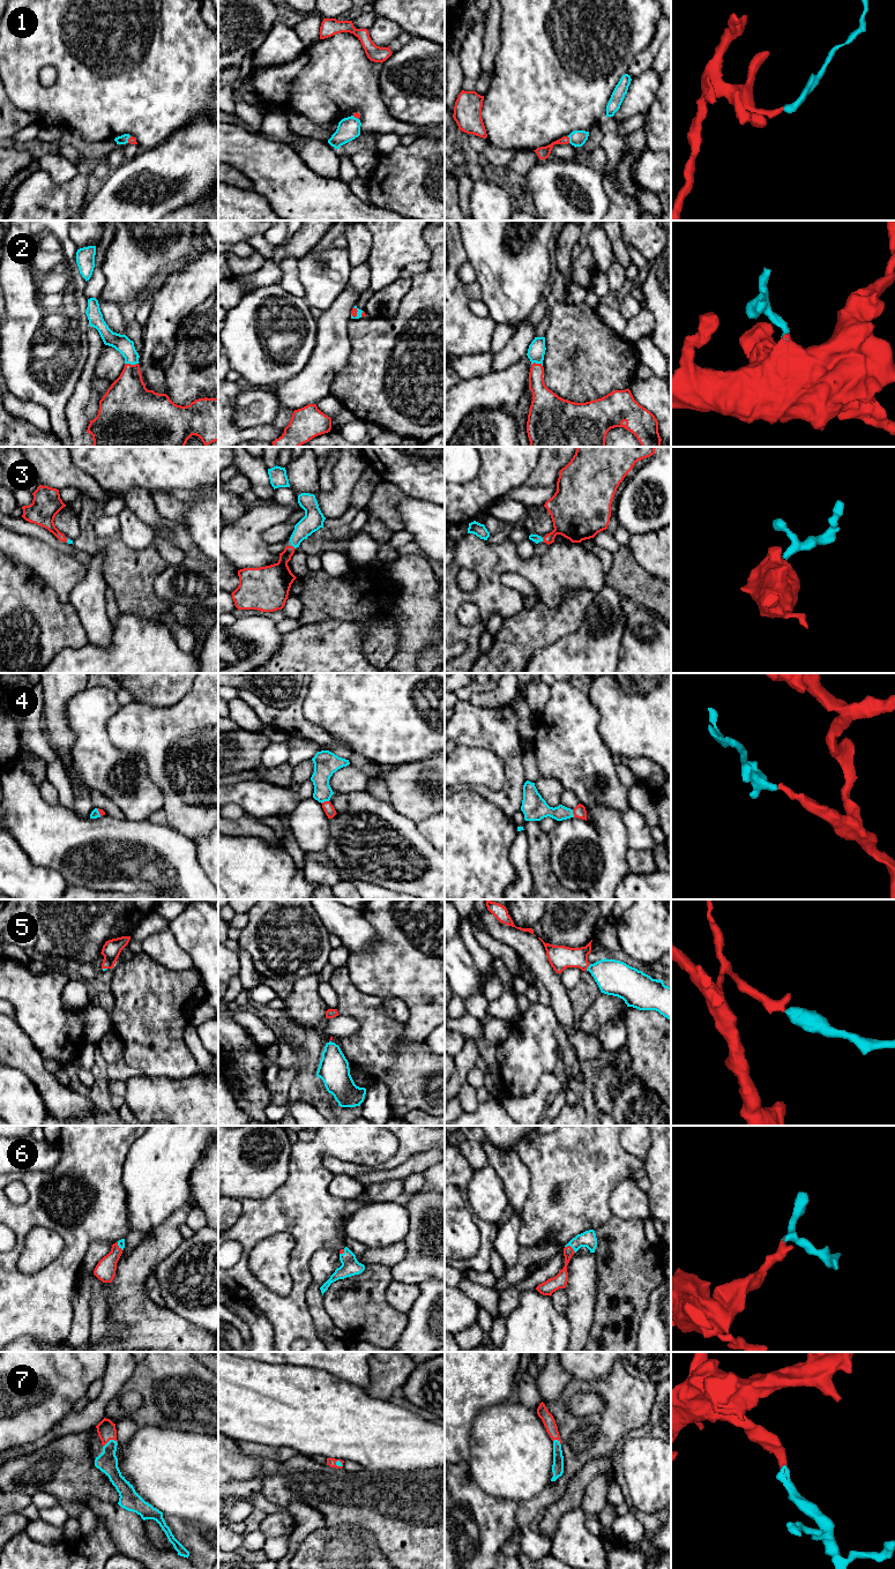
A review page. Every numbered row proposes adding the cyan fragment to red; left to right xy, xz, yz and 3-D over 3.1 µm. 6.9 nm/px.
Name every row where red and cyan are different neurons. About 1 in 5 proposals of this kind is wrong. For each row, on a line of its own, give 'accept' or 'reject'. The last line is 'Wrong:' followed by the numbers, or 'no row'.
1: accept
2: accept
3: accept
4: accept
5: accept
6: accept
7: accept
Wrong: no row

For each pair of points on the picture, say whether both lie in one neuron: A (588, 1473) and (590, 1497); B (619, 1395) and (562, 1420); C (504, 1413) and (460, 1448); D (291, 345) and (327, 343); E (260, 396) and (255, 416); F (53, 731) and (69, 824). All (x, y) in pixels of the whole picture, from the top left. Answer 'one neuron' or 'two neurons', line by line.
A: two neurons
B: one neuron
C: two neurons
D: two neurons
E: one neuron
F: two neurons

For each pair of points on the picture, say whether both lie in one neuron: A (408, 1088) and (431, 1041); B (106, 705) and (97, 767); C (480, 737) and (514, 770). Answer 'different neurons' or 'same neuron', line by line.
A: different neurons
B: same neuron
C: same neuron

